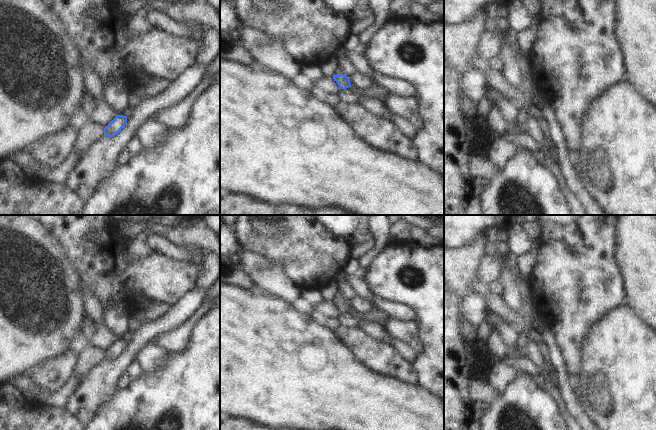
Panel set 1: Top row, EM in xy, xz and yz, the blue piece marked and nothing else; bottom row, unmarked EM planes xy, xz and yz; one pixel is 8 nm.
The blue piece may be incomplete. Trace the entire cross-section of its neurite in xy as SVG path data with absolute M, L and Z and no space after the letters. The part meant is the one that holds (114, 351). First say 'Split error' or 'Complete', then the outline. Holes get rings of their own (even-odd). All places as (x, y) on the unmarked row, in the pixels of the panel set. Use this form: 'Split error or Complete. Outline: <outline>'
Complete. Outline: M116 339L116 341L104 352L104 359L113 361L117 359L127 346L127 340Z

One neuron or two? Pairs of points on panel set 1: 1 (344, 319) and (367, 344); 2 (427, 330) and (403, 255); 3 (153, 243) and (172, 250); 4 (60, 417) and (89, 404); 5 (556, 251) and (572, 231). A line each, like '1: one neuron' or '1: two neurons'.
1: two neurons
2: one neuron
3: one neuron
4: two neurons
5: one neuron

